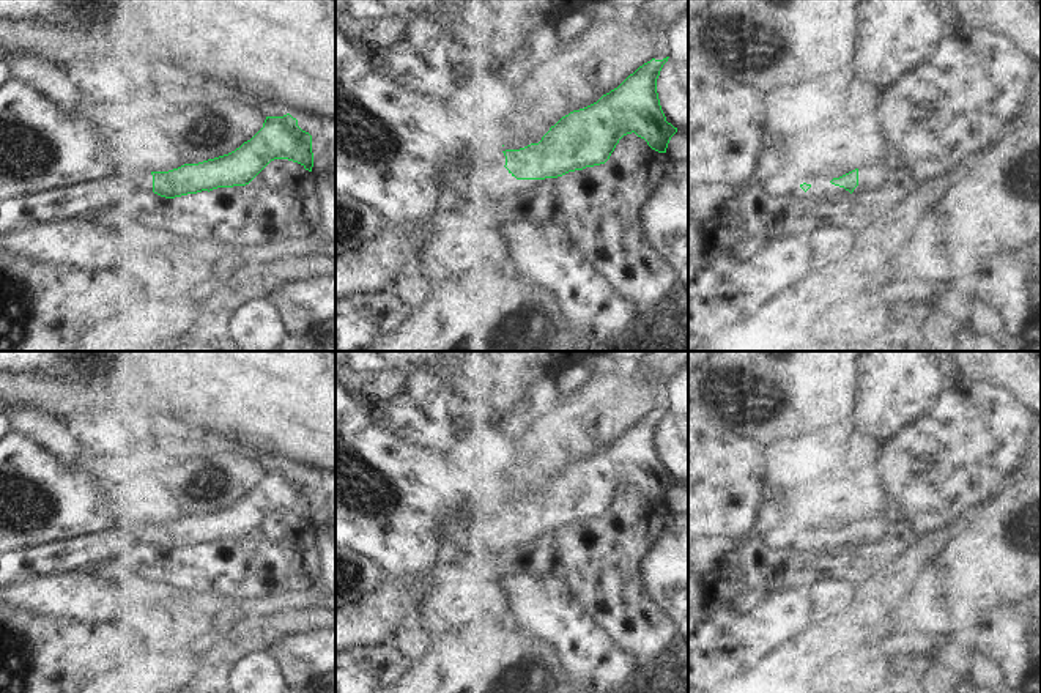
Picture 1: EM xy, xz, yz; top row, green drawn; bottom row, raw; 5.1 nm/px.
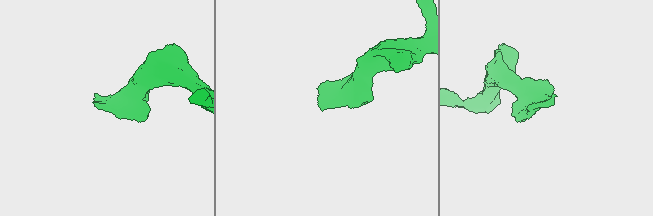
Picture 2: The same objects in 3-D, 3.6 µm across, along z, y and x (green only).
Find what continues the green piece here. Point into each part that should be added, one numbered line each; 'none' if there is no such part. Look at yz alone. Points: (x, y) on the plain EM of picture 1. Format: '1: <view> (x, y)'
none

